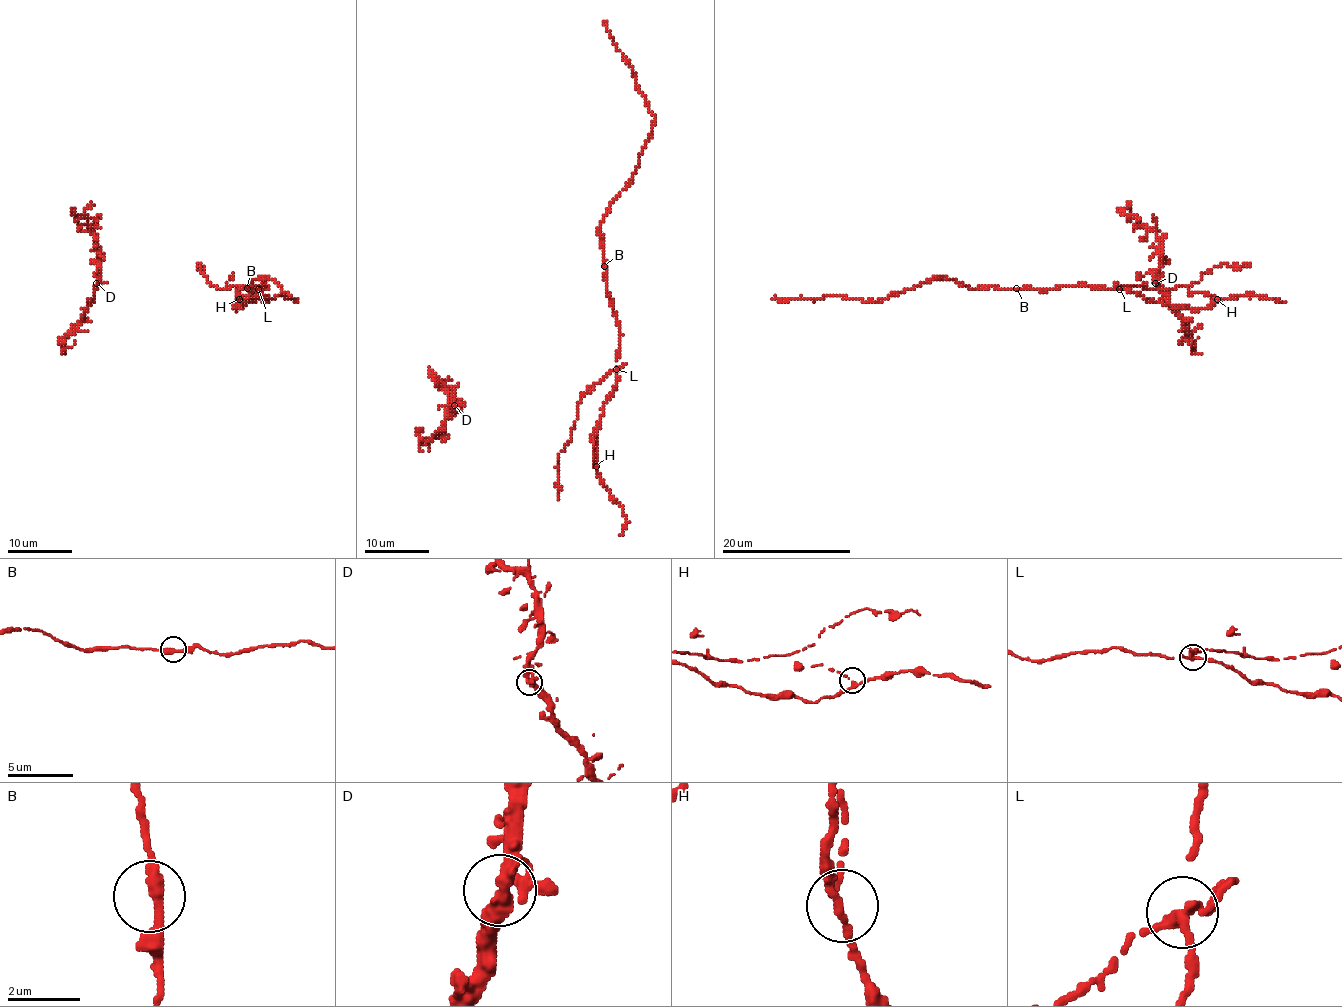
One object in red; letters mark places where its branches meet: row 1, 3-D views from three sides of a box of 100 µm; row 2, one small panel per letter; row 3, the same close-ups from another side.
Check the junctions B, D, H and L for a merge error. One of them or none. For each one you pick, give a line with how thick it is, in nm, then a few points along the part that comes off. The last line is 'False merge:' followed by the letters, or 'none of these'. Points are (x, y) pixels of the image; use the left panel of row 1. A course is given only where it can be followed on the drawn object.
L: Thickness 280 nm. Course of the part to remove: (258, 288), (237, 285), (221, 290), (208, 282), (200, 267)
False merge: L

